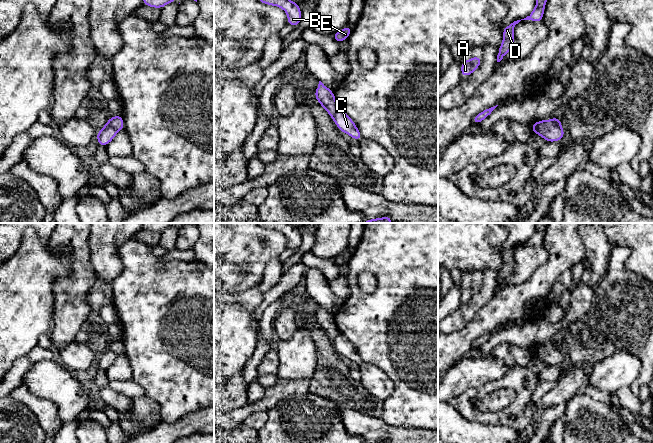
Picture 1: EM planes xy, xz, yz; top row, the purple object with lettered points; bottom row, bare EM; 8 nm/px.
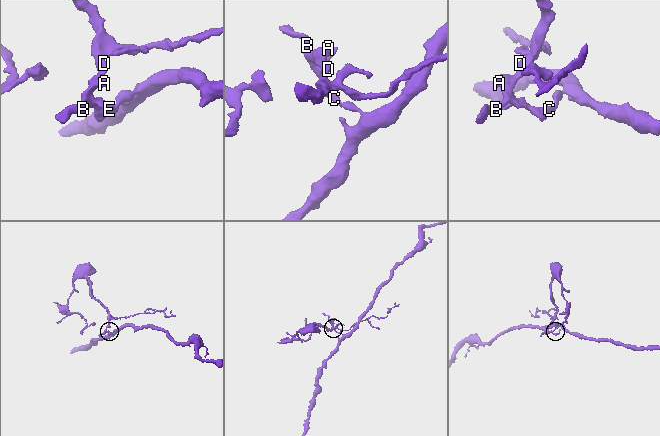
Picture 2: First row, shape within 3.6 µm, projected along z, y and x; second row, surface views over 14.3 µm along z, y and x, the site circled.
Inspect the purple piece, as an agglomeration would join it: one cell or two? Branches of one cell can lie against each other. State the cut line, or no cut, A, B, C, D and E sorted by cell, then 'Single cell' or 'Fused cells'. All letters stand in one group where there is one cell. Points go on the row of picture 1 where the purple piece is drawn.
Split along xy (108, 120), (117, 131). Groups: A B D E / C. Fused cells

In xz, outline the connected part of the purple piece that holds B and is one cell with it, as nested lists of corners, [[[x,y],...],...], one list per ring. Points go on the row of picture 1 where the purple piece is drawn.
[[[258,0],[259,2],[271,6],[277,6],[283,9],[287,16],[287,25],[297,26],[302,20],[302,13],[298,3],[291,0]]]

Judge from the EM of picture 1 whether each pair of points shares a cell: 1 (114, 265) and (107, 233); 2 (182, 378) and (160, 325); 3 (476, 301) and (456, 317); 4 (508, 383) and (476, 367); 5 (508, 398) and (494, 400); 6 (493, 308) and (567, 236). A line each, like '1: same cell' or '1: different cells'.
1: same cell
2: same cell
3: same cell
4: different cells
5: same cell
6: same cell

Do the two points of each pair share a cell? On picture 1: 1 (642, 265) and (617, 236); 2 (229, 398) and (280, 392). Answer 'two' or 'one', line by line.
1: one
2: two

